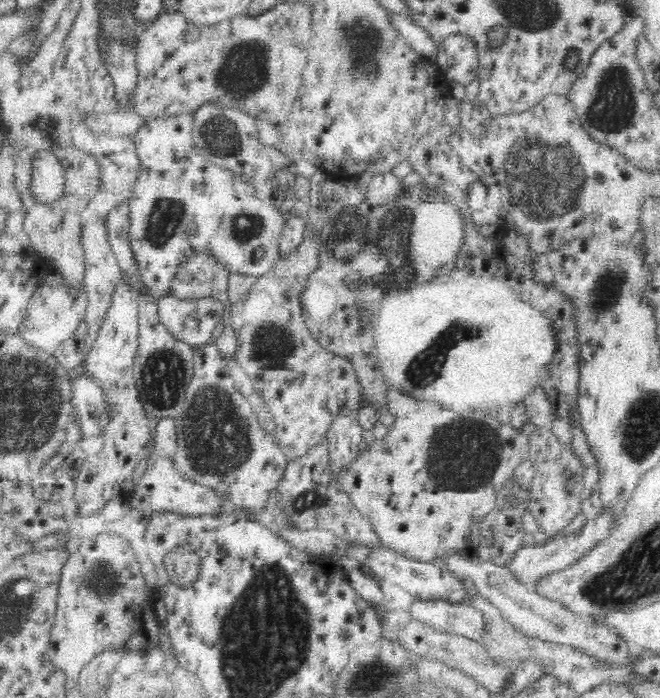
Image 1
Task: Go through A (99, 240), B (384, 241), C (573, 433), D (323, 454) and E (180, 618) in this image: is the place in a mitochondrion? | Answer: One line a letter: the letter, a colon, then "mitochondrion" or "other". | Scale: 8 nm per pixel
A: other
B: mitochondrion
C: other
D: other
E: other

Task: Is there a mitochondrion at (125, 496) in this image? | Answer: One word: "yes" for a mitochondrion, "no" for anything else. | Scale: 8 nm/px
no

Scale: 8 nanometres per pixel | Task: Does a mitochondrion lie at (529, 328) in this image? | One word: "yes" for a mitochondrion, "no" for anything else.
no

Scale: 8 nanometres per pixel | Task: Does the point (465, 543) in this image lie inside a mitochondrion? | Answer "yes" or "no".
no

